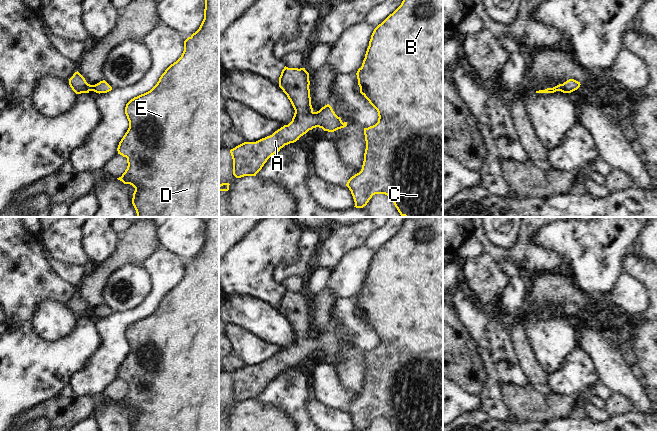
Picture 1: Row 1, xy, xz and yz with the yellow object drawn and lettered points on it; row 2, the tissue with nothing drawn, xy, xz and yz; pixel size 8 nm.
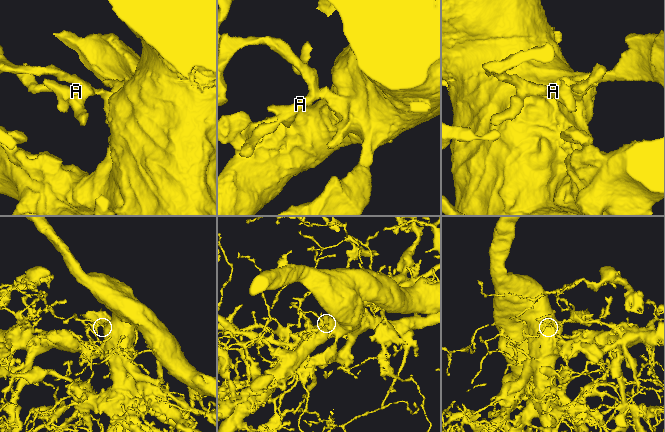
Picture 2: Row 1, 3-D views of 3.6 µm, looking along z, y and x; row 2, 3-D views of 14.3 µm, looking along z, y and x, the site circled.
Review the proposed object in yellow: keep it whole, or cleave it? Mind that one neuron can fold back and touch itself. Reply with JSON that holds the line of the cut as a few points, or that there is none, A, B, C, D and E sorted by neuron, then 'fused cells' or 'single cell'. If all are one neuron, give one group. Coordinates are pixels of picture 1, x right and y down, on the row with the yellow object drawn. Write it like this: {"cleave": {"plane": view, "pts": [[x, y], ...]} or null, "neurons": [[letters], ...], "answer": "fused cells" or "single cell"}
{"cleave": null, "neurons": [["A", "B", "C", "D", "E"]], "answer": "single cell"}

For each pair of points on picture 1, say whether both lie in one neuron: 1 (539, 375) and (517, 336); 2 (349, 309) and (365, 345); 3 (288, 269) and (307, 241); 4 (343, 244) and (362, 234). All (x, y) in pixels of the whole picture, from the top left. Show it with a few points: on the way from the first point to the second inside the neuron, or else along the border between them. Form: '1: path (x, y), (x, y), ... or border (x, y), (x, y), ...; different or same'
1: path (530, 365), (522, 346); same
2: path (349, 318), (361, 330), (364, 336); same
3: path (296, 264), (304, 256), (306, 249); same
4: path (348, 239), (357, 234); same

